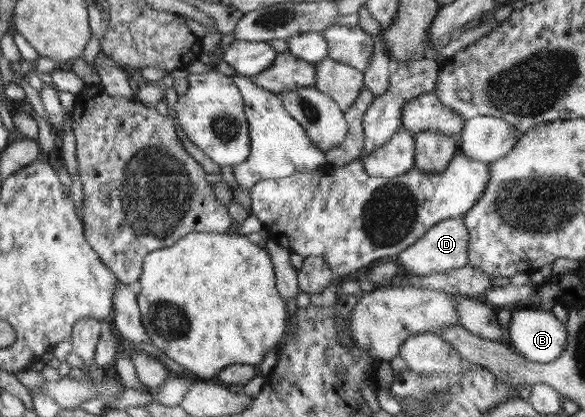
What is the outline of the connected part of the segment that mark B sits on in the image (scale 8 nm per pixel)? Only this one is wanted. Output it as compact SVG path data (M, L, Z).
M531 308L516 309L512 312L510 327L508 328L508 345L527 360L534 363L556 361L565 352L567 343L567 324L560 322L552 310Z

